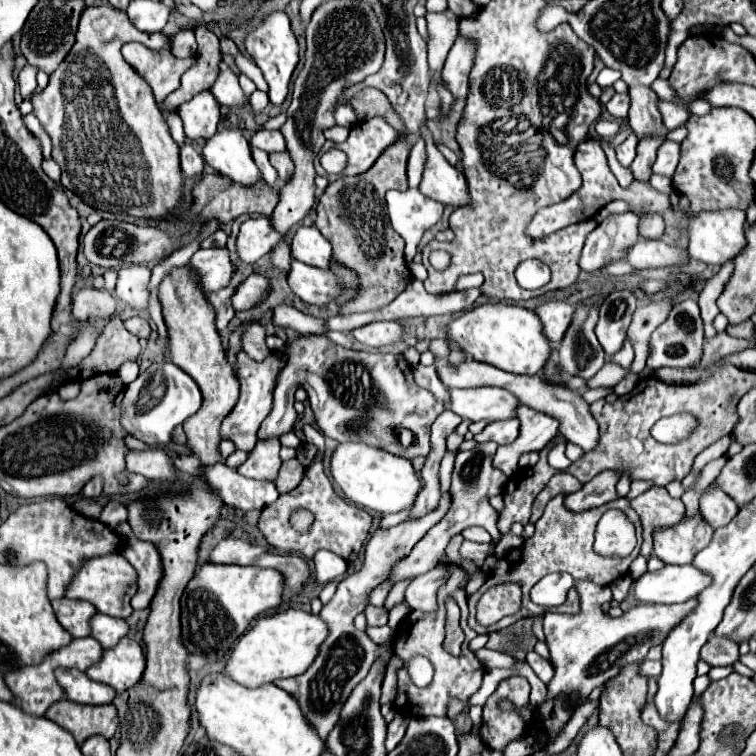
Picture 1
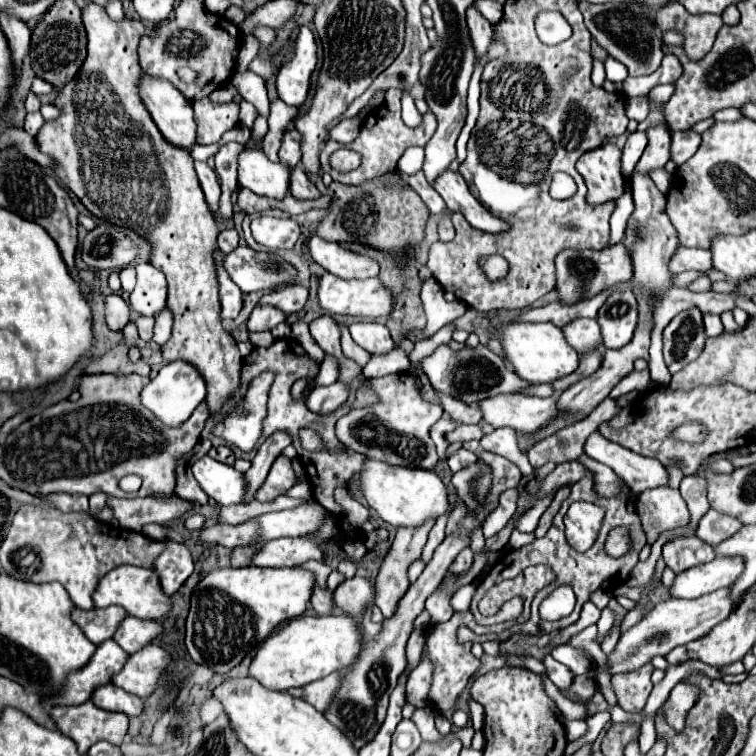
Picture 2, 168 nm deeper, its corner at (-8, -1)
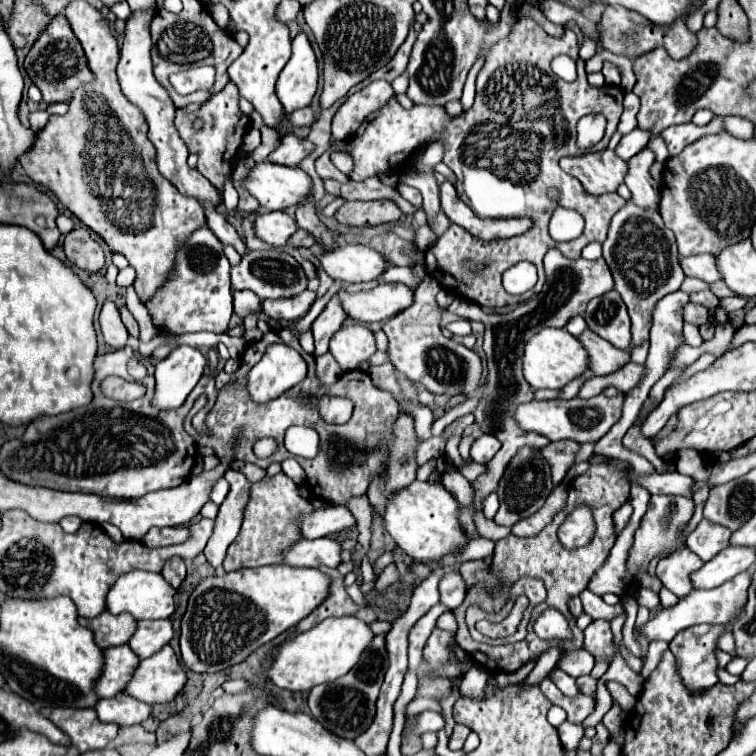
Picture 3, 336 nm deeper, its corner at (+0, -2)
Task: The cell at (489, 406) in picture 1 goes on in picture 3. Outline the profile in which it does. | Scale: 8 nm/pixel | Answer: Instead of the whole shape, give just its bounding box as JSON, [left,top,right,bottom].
[516,392,624,444]

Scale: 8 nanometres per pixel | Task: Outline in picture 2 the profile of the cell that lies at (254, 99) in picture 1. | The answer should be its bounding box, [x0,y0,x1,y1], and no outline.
[246,115,268,147]

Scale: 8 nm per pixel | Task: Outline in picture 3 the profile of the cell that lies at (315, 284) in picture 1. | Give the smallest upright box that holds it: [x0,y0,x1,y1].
[338,284,414,322]

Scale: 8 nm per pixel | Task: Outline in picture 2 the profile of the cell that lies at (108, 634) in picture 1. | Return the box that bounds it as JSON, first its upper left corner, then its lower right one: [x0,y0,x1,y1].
[114,617,162,653]

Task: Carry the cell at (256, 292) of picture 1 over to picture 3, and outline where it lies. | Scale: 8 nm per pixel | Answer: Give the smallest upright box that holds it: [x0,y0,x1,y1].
[262,290,316,322]

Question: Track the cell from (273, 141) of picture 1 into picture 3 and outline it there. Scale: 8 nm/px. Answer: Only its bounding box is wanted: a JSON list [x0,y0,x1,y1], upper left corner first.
[268,134,314,166]

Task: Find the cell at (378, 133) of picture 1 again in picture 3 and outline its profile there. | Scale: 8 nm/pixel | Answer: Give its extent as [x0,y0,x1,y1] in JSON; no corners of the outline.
[348,18,626,306]

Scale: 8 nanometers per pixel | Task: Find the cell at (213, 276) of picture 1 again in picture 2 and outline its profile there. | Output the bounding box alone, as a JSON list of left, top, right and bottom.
[224,245,296,293]

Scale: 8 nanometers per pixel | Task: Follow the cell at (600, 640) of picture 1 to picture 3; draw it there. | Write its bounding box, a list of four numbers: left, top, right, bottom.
[640,572,752,642]

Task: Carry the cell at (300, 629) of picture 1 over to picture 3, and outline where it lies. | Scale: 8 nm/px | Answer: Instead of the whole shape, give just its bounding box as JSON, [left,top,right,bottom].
[268,616,374,692]

